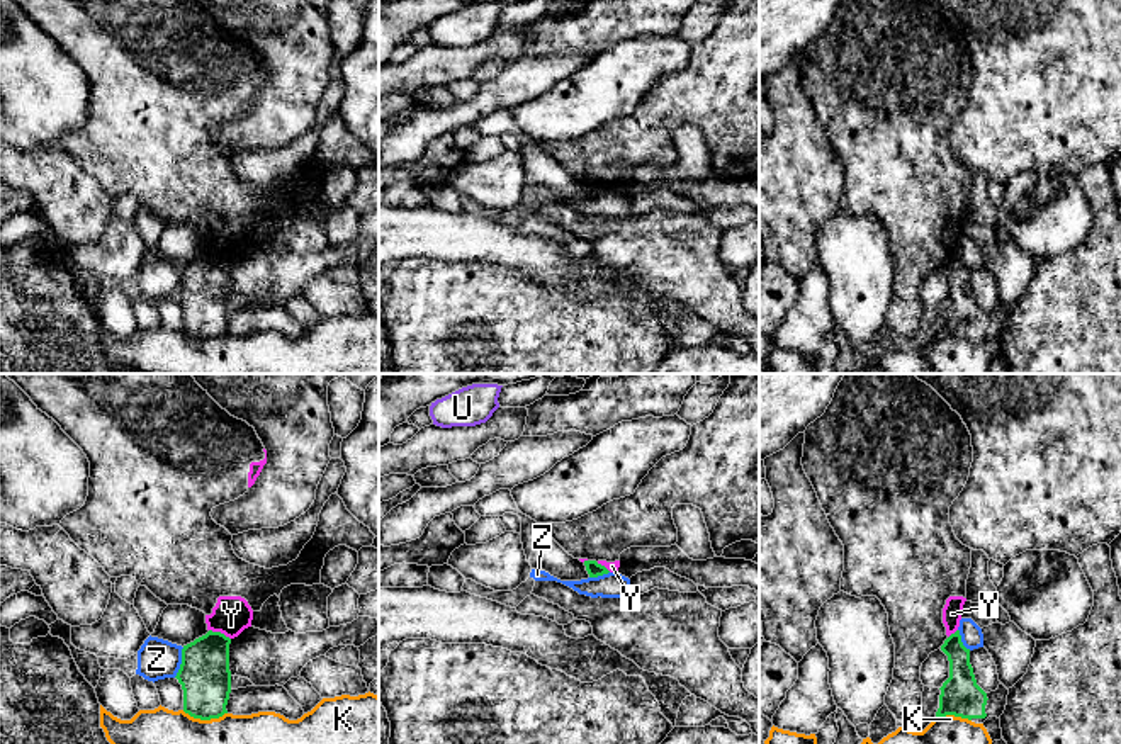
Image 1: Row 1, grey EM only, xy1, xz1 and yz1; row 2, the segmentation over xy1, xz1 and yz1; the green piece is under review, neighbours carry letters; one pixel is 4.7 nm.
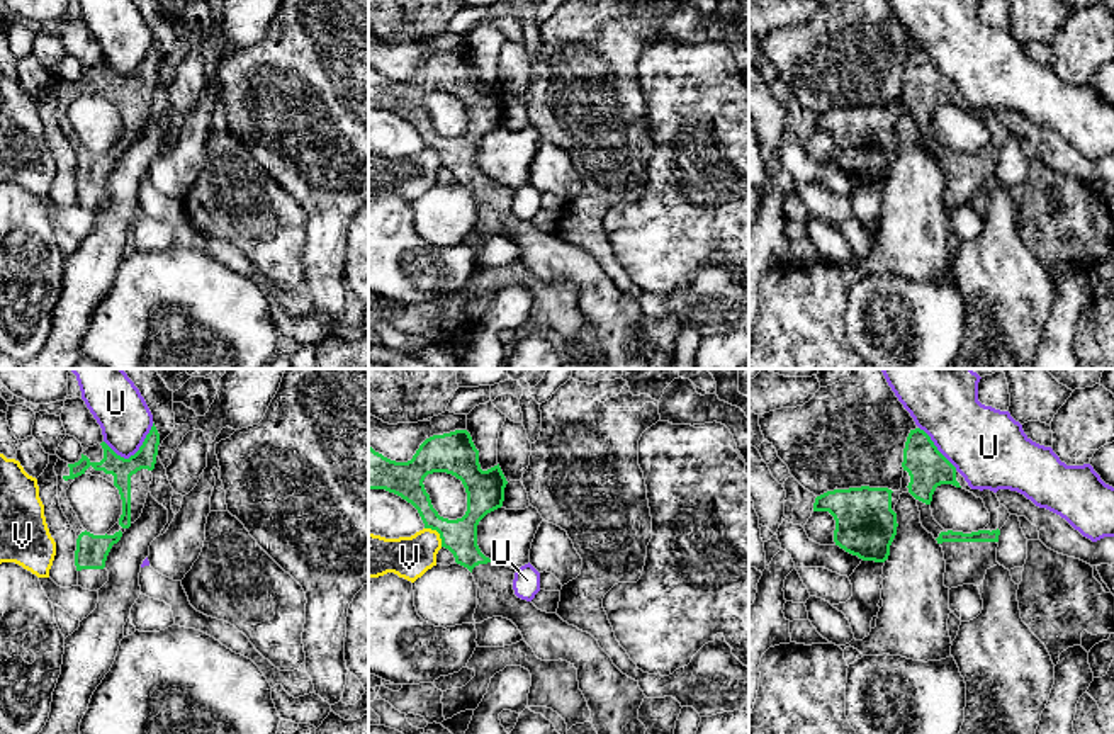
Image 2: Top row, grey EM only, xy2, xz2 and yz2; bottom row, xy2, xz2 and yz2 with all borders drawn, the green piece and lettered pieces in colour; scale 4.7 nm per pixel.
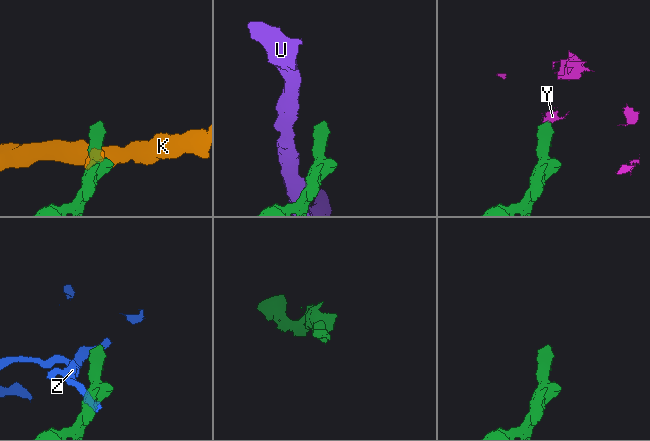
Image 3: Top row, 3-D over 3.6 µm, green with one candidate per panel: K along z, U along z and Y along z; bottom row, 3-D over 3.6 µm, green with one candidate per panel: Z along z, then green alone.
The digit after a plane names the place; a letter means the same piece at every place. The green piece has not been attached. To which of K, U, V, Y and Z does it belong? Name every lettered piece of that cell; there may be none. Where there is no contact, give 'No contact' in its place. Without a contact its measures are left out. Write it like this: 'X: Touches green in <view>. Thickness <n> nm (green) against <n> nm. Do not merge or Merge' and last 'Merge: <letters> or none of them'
K: Touches green in xy1. Thickness 240 nm (green) against 360 nm. Do not merge
U: Touches green in xy2. Thickness 100 nm (green) against 240 nm. Do not merge
V: Touches green in xz2. Thickness 160 nm (green) against 200 nm. Do not merge
Y: Touches green in xy1. Thickness 240 nm (green) against 180 nm. Do not merge
Z: Touches green in xy1. Thickness 240 nm (green) against 190 nm. Do not merge
Merge: none of them

